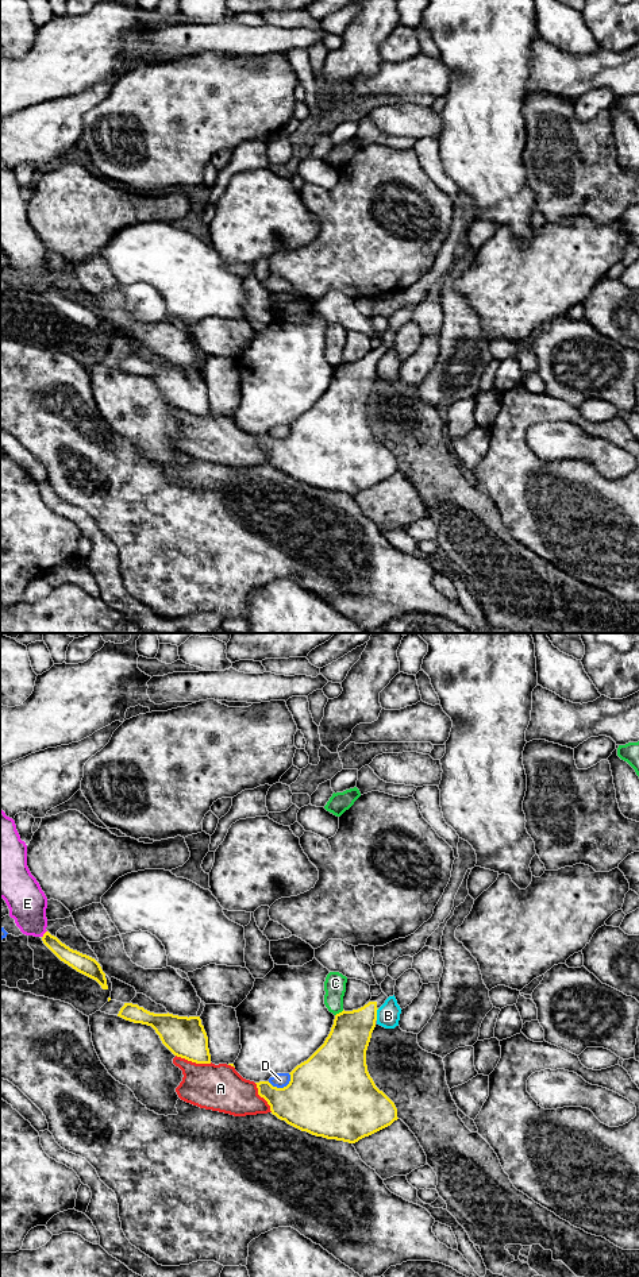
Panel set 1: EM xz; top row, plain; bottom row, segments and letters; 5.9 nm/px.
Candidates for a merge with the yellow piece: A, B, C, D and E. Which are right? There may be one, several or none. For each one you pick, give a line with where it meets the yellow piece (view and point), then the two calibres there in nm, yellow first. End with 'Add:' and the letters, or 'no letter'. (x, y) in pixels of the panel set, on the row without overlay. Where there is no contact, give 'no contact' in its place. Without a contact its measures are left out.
Add: no letter

